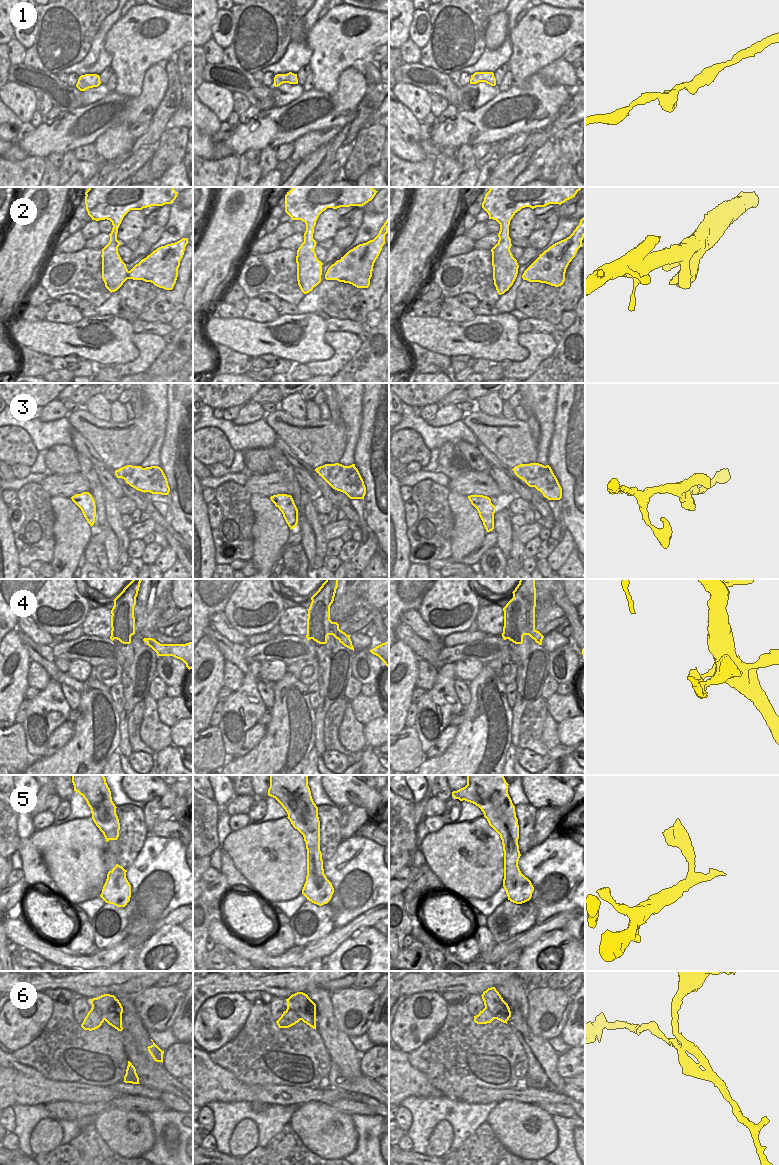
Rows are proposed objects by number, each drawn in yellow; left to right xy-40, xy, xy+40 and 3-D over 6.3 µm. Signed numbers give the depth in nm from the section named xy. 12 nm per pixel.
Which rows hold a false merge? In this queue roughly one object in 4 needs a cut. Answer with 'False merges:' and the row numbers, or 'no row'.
False merges: 4, 6

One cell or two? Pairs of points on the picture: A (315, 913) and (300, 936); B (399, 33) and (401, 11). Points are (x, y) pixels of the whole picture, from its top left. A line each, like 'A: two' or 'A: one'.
A: one
B: one

